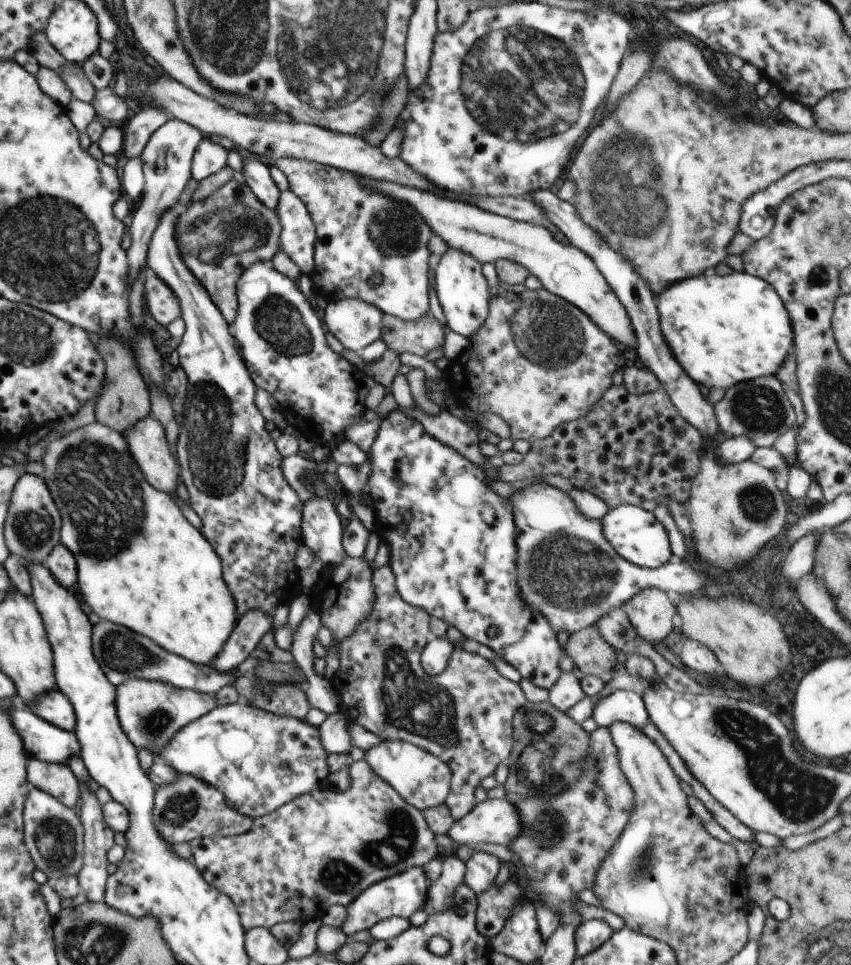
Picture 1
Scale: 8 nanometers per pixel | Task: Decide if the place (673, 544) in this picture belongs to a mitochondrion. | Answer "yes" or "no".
no

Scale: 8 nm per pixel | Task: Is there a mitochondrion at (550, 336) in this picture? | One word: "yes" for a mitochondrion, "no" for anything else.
yes

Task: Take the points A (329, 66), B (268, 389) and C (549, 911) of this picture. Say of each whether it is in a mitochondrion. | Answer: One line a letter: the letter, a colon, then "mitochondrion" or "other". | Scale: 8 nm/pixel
A: mitochondrion
B: other
C: other

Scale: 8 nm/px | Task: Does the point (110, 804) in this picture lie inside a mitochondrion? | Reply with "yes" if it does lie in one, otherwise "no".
no

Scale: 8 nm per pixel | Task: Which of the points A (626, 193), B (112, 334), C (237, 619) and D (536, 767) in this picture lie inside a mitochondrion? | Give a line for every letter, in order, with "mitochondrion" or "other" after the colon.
A: mitochondrion
B: other
C: other
D: mitochondrion

